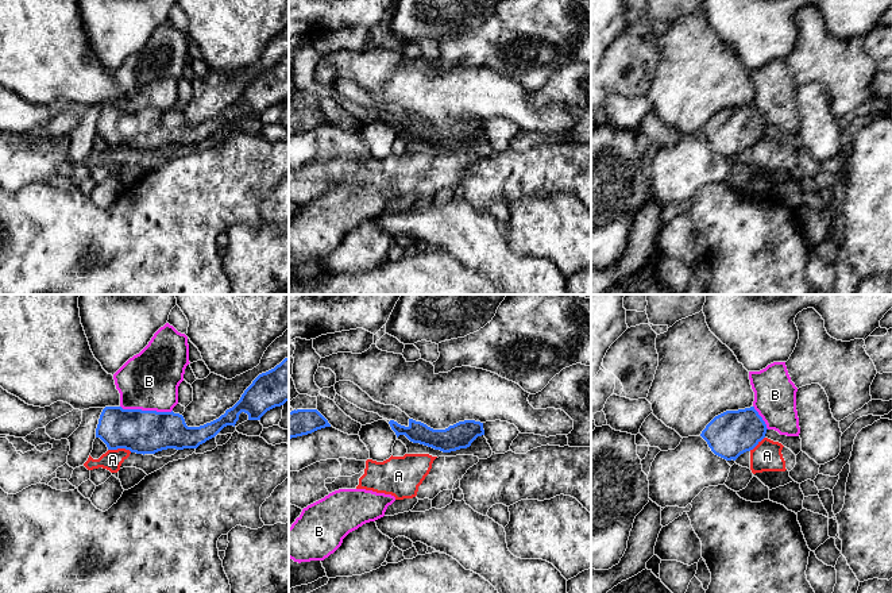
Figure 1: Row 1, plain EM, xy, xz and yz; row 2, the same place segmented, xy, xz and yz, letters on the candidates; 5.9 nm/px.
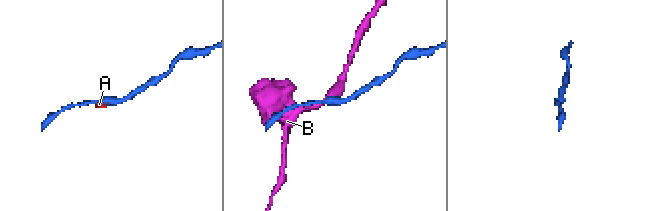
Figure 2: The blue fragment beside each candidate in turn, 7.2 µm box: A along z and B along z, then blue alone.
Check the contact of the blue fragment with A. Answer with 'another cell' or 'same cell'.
another cell

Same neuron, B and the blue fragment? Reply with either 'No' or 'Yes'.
No

